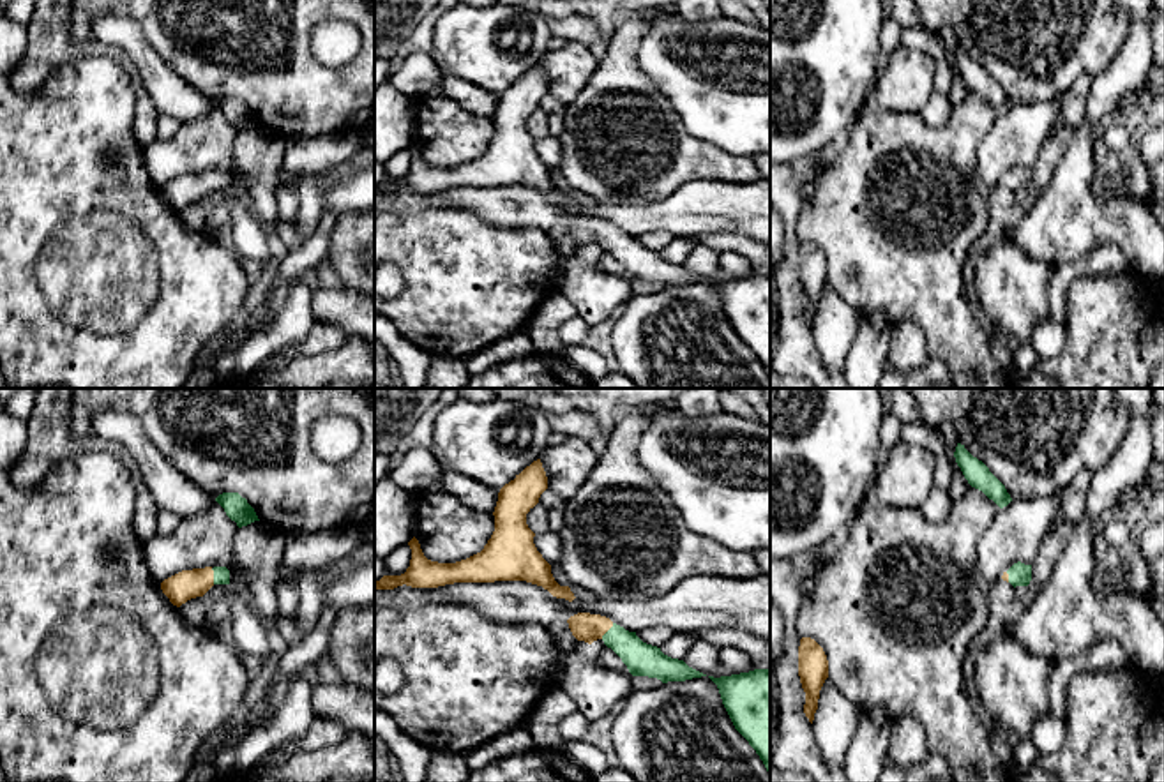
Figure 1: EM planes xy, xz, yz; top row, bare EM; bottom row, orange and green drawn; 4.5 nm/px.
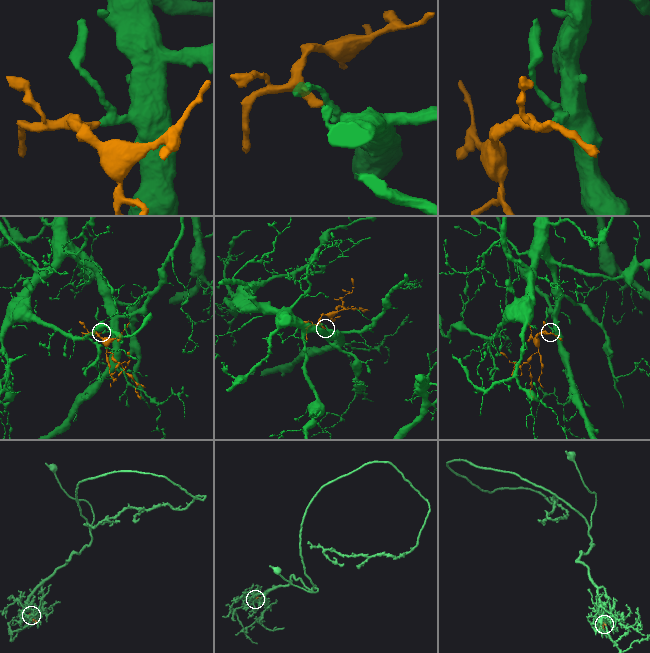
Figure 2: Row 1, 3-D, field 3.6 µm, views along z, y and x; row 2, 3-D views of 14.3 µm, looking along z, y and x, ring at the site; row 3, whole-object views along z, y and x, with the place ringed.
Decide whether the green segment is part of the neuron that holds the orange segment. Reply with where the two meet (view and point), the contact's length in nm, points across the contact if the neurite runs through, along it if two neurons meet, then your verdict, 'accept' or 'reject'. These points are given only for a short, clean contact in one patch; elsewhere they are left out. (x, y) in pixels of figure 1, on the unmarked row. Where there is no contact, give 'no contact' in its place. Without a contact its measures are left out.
xy (212, 180) | 70 nm | across xy (186, 189), (212, 180), (221, 179) | accept

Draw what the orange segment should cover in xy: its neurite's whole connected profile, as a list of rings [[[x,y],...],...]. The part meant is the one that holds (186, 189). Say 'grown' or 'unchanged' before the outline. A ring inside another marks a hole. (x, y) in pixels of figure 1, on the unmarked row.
grown; [[[226,171],[182,175],[164,184],[161,194],[173,210],[180,212],[191,203],[203,201],[214,189],[230,189]]]

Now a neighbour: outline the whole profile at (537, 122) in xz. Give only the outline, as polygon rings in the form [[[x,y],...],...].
[[[537,108],[530,117],[526,118],[526,129],[528,132],[537,139],[549,134],[548,127],[548,113]]]

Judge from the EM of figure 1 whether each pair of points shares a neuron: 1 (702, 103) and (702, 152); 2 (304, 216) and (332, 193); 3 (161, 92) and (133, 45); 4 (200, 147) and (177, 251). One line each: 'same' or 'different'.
1: different
2: different
3: same
4: different

